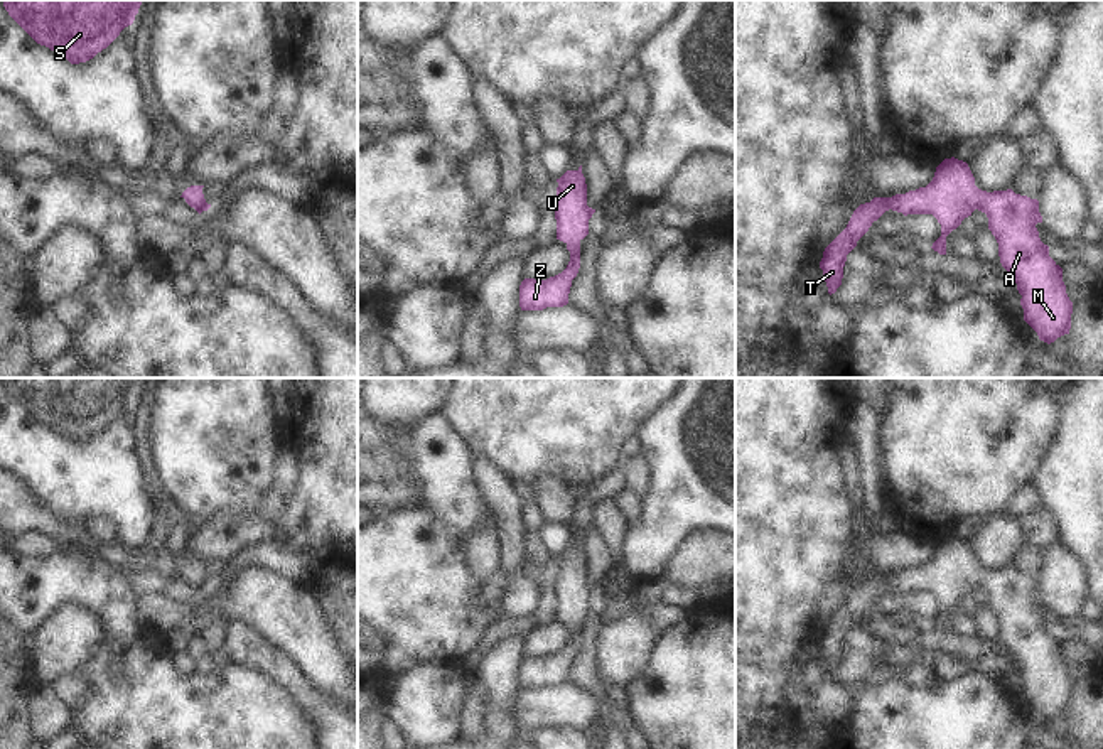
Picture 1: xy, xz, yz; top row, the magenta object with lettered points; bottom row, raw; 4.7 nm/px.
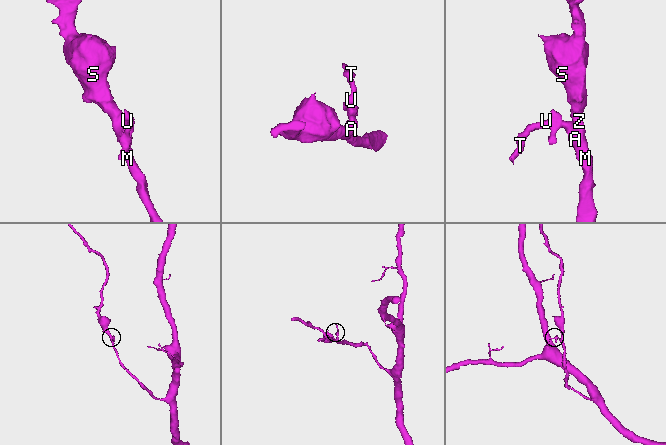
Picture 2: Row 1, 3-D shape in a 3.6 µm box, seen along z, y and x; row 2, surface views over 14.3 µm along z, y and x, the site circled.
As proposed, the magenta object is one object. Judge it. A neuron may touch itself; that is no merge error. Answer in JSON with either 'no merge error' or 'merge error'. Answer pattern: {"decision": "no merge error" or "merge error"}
{"decision": "no merge error"}

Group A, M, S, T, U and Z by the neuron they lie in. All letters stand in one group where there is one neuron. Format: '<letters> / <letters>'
A M S T U Z

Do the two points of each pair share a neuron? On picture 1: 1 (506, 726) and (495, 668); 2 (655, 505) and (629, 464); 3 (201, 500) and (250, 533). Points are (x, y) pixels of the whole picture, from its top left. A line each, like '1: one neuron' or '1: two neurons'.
1: one neuron
2: two neurons
3: two neurons

